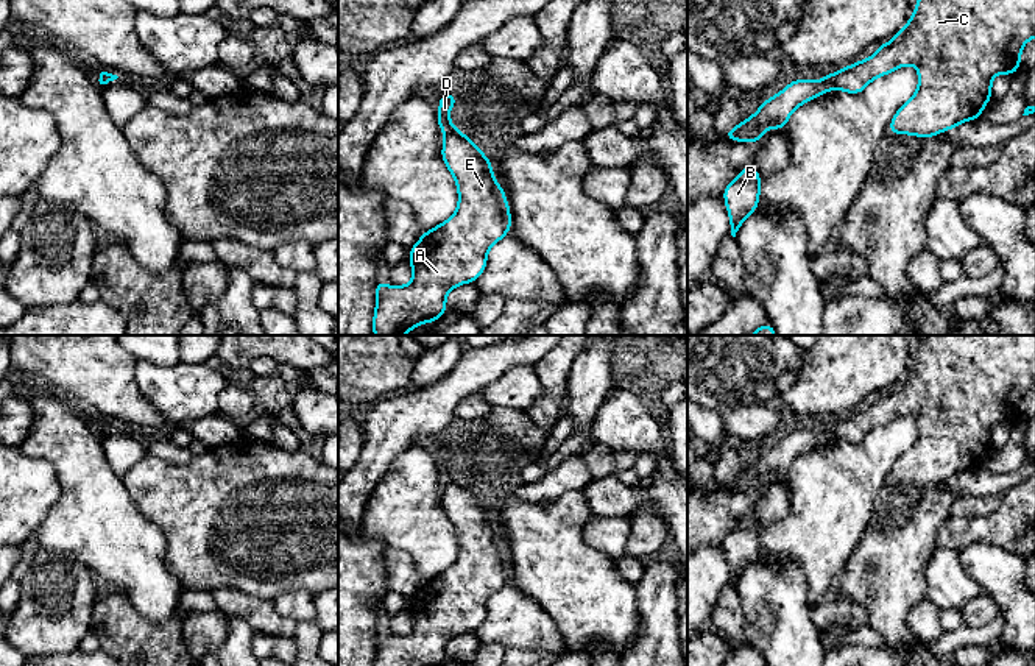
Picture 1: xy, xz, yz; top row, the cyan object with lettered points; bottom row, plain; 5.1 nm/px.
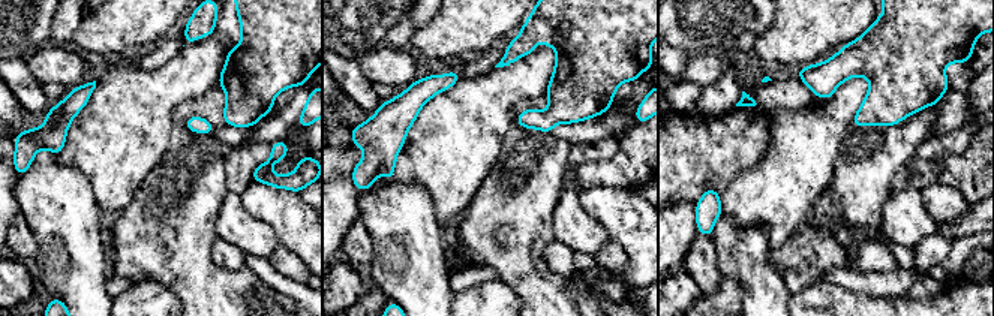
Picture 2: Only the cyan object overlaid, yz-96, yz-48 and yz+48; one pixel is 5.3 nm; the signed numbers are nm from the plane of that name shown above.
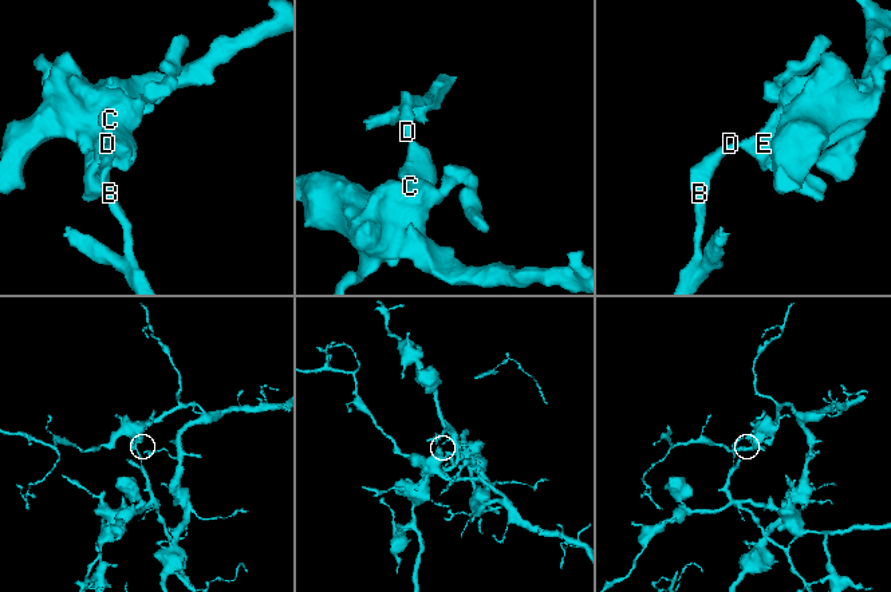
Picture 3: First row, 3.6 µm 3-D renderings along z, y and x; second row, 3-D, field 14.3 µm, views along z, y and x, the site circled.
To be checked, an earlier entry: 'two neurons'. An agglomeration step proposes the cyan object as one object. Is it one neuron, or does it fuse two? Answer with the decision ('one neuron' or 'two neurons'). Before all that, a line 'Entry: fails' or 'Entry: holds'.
Entry: holds
two neurons

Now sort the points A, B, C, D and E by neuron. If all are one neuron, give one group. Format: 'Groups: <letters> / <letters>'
Groups: A C E / B D

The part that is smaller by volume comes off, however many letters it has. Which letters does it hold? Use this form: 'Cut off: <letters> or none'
Cut off: B, D

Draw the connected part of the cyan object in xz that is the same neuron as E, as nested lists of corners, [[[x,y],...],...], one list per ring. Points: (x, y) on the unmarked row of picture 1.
[[[457,479],[447,482],[441,496],[441,505],[457,533],[458,557],[452,566],[426,580],[412,596],[408,613],[413,618],[413,627],[405,636],[388,636],[380,629],[376,629],[374,666],[441,666],[447,660],[446,644],[457,635],[474,632],[486,618],[489,597],[511,580],[510,554],[505,549],[505,538],[497,533],[491,510],[479,499],[469,485]]]

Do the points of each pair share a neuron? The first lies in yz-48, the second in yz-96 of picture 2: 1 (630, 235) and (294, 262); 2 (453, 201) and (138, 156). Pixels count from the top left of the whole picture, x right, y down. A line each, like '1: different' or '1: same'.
1: different
2: same

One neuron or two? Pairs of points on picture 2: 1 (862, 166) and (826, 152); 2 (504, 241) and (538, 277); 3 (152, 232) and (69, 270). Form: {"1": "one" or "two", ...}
{"1": "two", "2": "one", "3": "two"}

